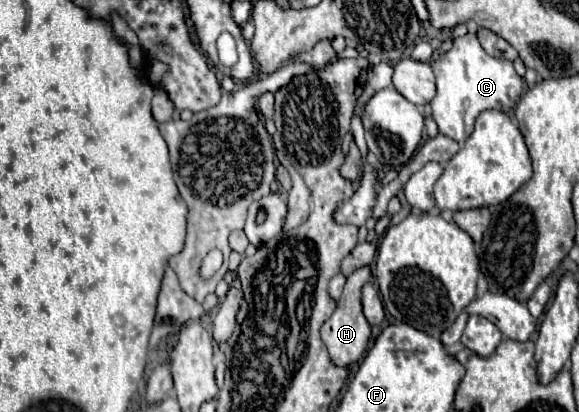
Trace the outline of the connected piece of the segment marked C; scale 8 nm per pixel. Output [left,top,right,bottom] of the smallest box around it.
[430,33,524,145]

